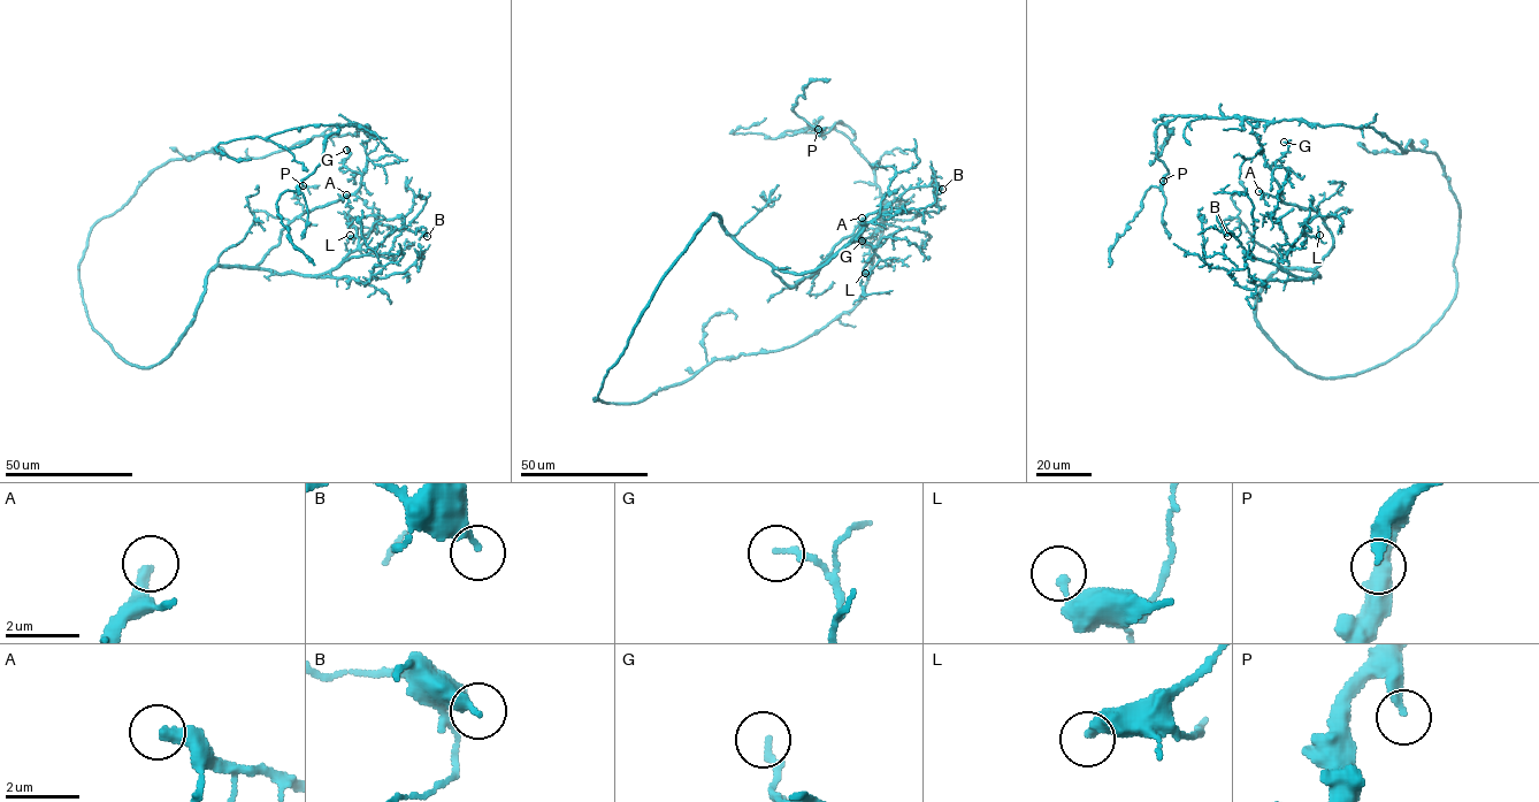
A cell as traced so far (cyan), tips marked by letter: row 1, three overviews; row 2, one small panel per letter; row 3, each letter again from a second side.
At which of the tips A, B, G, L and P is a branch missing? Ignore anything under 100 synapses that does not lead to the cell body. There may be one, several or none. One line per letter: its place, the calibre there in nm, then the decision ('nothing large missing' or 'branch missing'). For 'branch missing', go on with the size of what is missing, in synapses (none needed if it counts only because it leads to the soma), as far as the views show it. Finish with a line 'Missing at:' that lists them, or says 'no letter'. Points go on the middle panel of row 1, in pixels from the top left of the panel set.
A: (862, 218) | 360 nm | branch missing | 110 syn
B: (942, 189) | 280 nm | nothing large missing
G: (862, 241) | 170 nm | nothing large missing
L: (865, 273) | 200 nm | nothing large missing
P: (818, 129) | 260 nm | nothing large missing
Missing at: A

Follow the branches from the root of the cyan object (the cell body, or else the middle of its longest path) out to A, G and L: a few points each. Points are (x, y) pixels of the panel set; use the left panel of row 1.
A: (90, 230), (89, 321), (151, 367), (209, 270), (257, 266), (346, 195)
G: (90, 230), (89, 321), (151, 367), (209, 270), (257, 266), (297, 216), (357, 191), (346, 150)
L: (90, 230), (78, 268), (87, 317), (144, 367), (178, 342), (214, 267), (322, 275), (364, 235), (350, 235)

